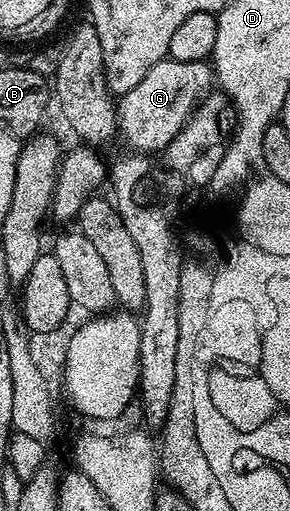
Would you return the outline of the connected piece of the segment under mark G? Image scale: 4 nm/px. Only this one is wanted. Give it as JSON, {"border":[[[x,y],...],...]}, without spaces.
{"border":[[[172,61],[156,63],[132,91],[117,98],[117,136],[130,144],[133,152],[143,155],[161,154],[184,126],[200,98],[215,84],[213,68],[206,61]]]}

